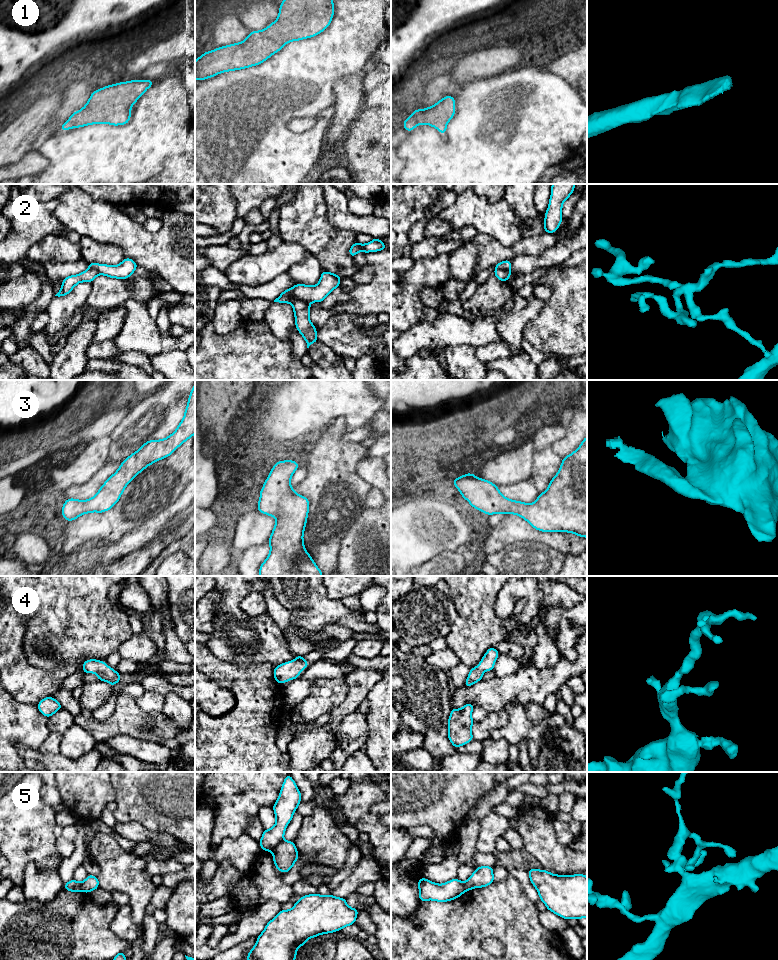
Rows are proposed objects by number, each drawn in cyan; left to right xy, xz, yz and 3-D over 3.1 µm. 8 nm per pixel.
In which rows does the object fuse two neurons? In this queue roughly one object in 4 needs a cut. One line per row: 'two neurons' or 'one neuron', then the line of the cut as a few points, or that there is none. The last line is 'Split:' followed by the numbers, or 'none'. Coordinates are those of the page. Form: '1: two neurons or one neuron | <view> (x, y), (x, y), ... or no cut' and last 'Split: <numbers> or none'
1: one neuron | no cut
2: two neurons | xz (282, 293), (288, 293), (309, 304)
3: one neuron | no cut
4: one neuron | no cut
5: two neurons | xz (282, 840), (272, 850)
Split: 2, 5

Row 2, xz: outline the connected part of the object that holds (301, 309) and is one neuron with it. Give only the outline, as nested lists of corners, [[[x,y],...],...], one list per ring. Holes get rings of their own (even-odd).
[[[292,288],[283,291],[282,294],[283,293],[292,296]],[[293,296],[290,303],[294,310],[296,328],[304,337],[307,342],[307,348],[309,348],[312,343],[318,341],[316,328],[309,319],[310,304],[294,298]]]

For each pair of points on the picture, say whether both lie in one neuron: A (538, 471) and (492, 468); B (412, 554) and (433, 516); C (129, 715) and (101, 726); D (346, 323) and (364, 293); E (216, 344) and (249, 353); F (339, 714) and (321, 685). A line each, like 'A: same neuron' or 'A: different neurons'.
A: different neurons
B: same neuron
C: same neuron
D: different neurons
E: same neuron
F: different neurons

